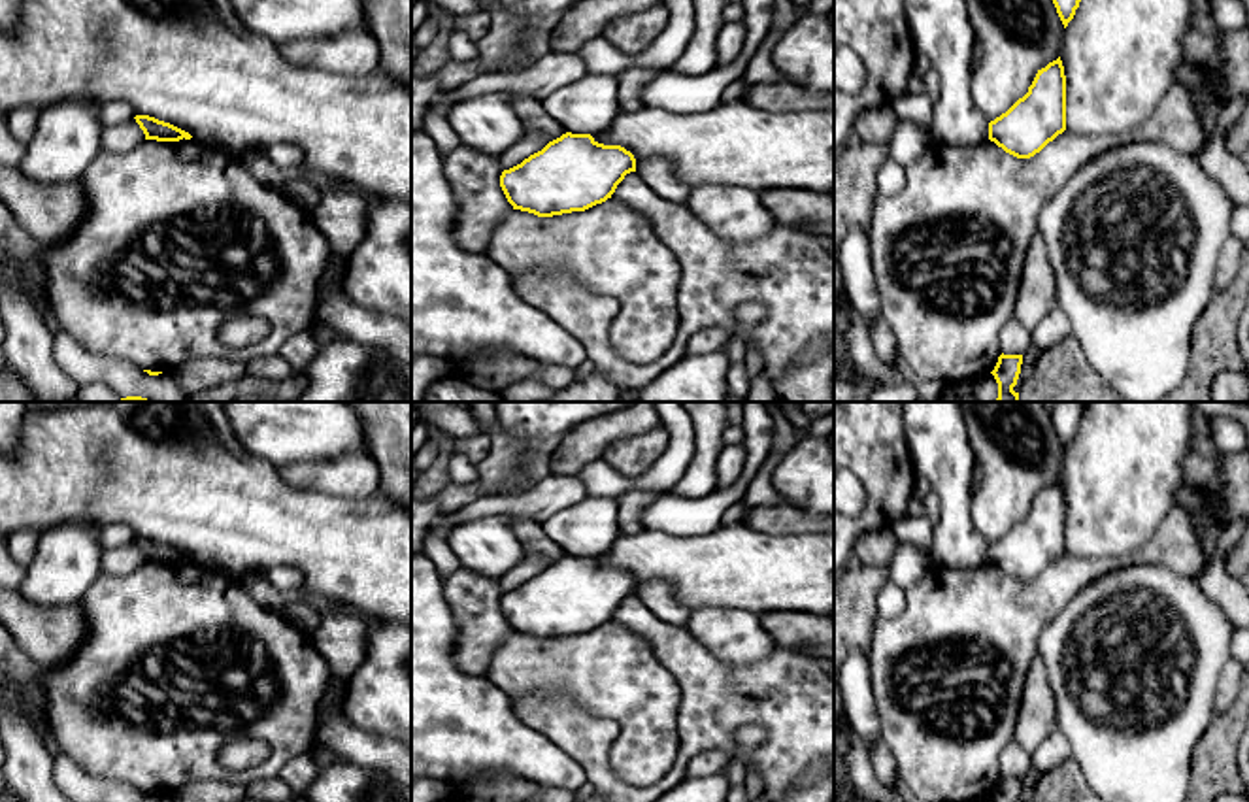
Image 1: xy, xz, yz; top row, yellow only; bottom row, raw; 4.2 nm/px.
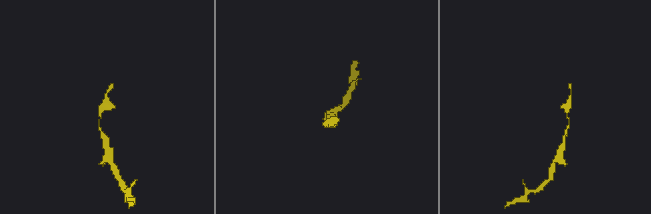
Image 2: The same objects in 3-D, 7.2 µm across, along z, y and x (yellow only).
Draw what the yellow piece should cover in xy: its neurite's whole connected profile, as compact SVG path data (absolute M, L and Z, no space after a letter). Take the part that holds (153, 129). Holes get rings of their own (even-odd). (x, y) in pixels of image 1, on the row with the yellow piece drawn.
M136 115L134 117L140 128L145 134L145 140L157 140L157 142L179 142L179 140L191 140L192 136L170 123L158 121L149 115Z

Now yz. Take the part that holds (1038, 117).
M1060 57L1038 70L1028 92L989 123L989 140L1030 159L1066 130L1066 75Z

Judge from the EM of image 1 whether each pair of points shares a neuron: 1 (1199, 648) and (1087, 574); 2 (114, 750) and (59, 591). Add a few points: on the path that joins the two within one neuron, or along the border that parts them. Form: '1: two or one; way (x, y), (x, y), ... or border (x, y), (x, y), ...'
1: two; border (1136, 563), (1125, 563), (1089, 582), (1063, 610)
2: two; border (100, 570), (80, 602)

